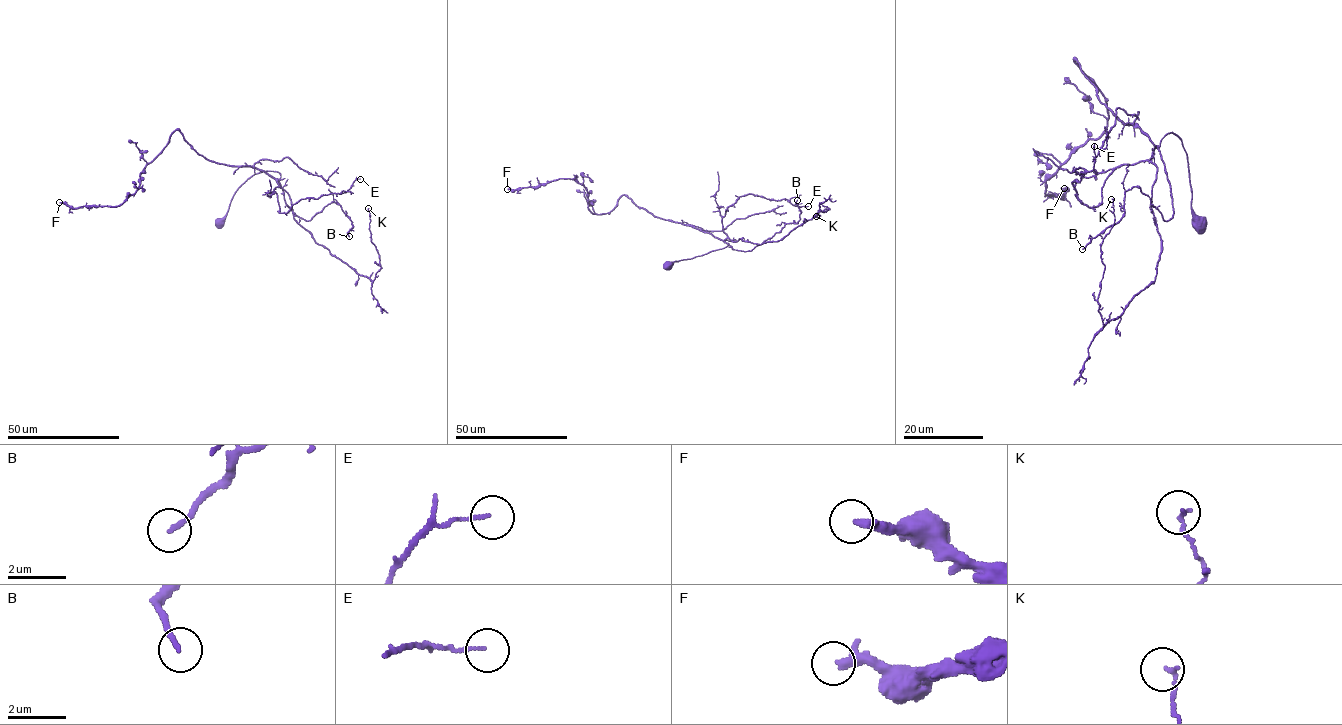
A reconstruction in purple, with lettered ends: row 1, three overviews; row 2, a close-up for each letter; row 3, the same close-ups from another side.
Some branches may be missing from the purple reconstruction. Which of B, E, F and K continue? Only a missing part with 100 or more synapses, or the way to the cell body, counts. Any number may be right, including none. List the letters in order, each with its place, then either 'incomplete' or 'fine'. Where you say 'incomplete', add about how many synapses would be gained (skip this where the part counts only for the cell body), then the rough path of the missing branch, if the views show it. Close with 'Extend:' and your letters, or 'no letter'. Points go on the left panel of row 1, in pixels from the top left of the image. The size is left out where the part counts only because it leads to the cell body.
B: place (349, 236); fine
E: place (360, 179); fine
F: place (59, 202); incomplete; 100 synapses; course (59, 202), (36, 205)
K: place (368, 208); fine
Extend: F

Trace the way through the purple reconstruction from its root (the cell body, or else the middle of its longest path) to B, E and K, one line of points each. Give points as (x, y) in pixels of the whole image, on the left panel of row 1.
B: (221, 221), (248, 179), (277, 171), (285, 203), (297, 216), (308, 221), (334, 202), (352, 222), (349, 236)
E: (221, 221), (234, 192), (262, 171), (281, 175), (274, 189), (280, 213), (301, 199), (345, 193), (360, 179)
K: (221, 221), (234, 192), (248, 179), (277, 171), (293, 218), (317, 243), (373, 280), (380, 264), (368, 208)

